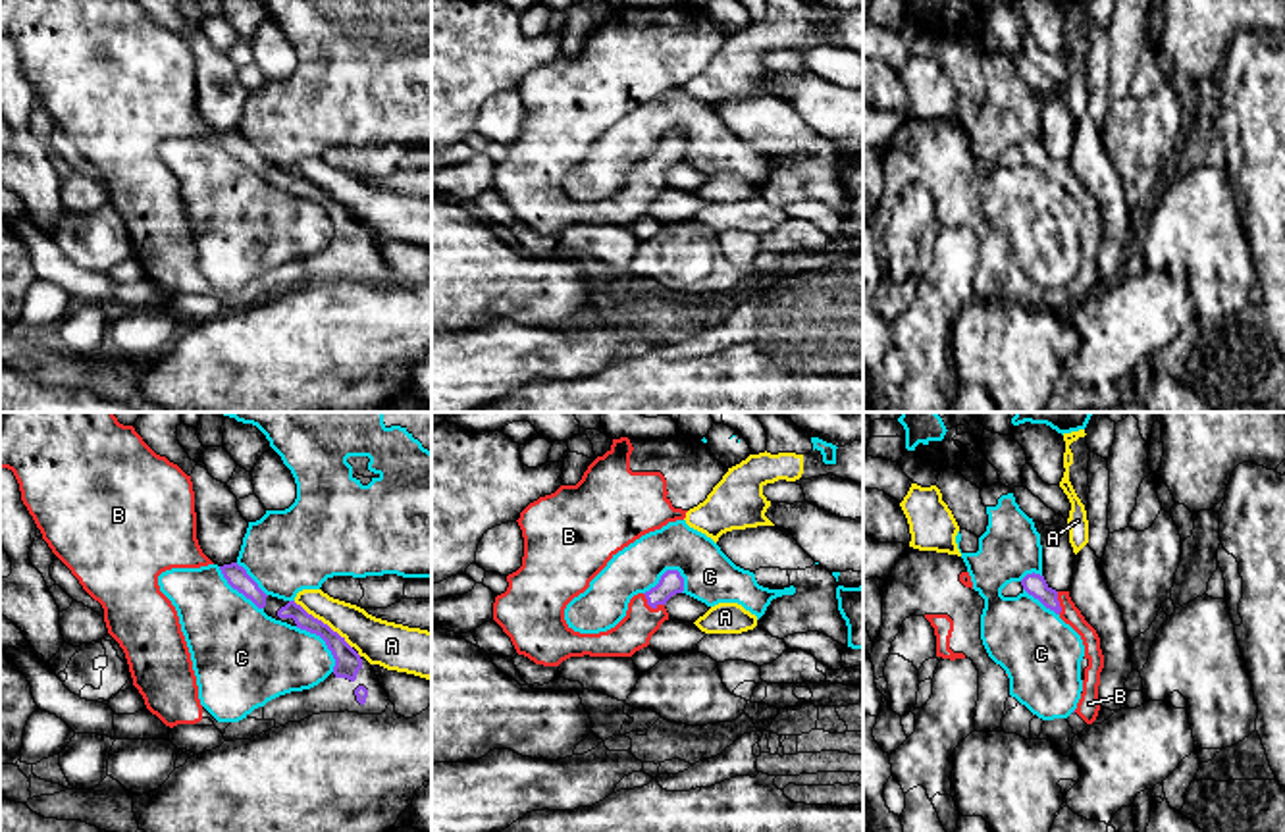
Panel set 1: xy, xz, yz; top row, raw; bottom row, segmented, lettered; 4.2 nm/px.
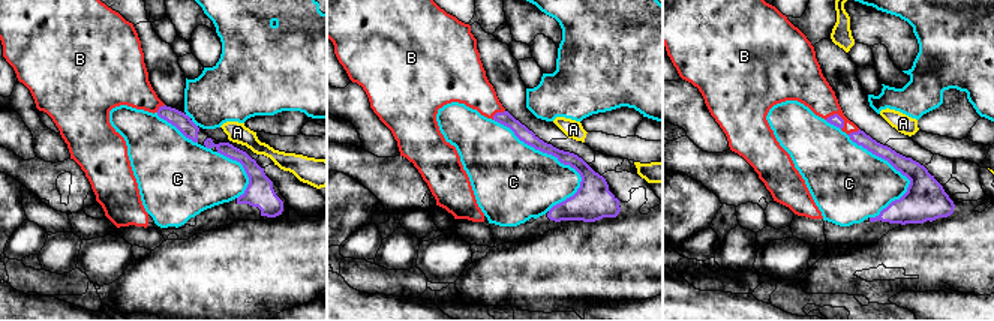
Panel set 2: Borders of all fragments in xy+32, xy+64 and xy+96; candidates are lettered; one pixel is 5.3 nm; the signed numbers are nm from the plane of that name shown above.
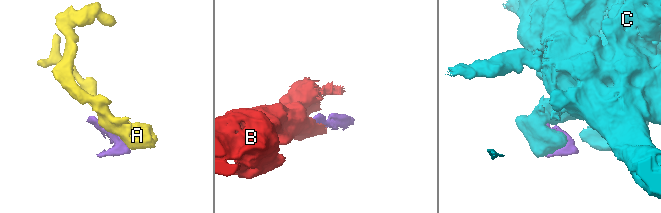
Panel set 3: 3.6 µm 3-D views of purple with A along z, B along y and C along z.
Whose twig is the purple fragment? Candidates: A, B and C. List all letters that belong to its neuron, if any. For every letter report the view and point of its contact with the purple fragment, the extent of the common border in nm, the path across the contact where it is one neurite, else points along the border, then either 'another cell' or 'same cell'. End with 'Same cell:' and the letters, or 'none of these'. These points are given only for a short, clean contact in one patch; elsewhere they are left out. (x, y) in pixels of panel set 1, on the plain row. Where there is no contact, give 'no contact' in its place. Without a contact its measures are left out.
A: meets purple in xy at (320, 189); contact 320 nm long; border along xy (293, 170), (326, 191), (351, 216); another cell
B: meets purple in xz at (652, 176); contact 110 nm long; same cell
C: meets purple in xz at (663, 143); contact 190 nm long; another cell
Same cell: B

